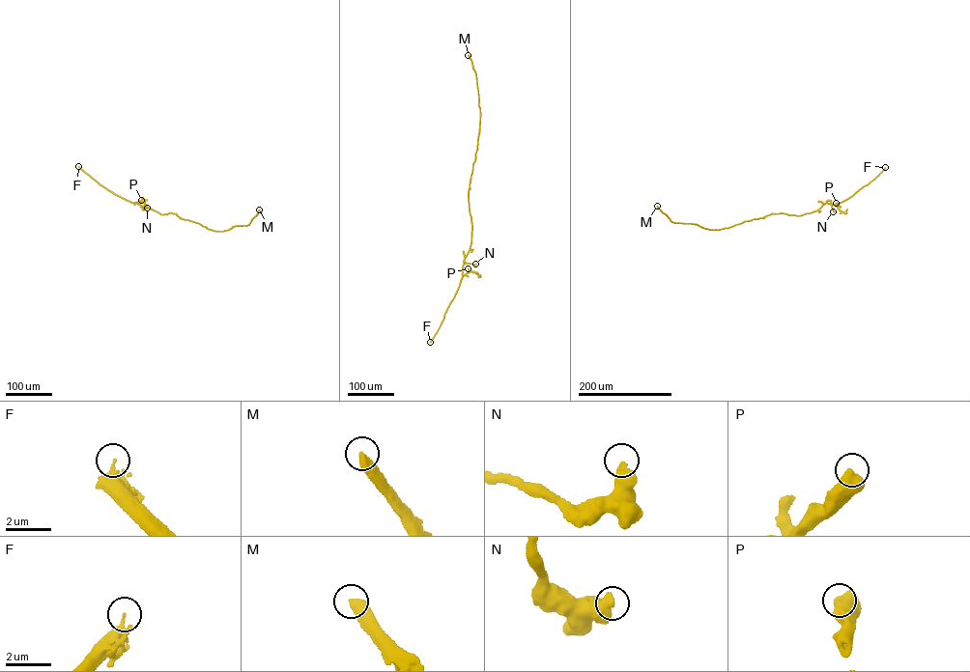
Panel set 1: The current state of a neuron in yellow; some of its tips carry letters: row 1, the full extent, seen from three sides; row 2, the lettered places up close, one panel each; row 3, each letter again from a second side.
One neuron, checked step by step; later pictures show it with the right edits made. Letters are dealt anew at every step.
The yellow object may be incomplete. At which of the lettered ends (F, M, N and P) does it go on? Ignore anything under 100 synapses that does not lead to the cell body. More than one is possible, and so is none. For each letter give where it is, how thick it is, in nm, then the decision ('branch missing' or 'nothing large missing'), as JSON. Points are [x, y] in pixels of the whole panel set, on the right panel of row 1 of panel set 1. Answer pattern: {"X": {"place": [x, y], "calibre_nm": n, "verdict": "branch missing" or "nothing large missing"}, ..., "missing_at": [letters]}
{"F": {"place": [885, 167], "calibre_nm": 240, "verdict": "nothing large missing"}, "M": {"place": [657, 206], "calibre_nm": 480, "verdict": "branch missing"}, "N": {"place": [833, 211], "calibre_nm": 480, "verdict": "nothing large missing"}, "P": {"place": [836, 203], "calibre_nm": 600, "verdict": "nothing large missing"}, "missing_at": ["M"]}

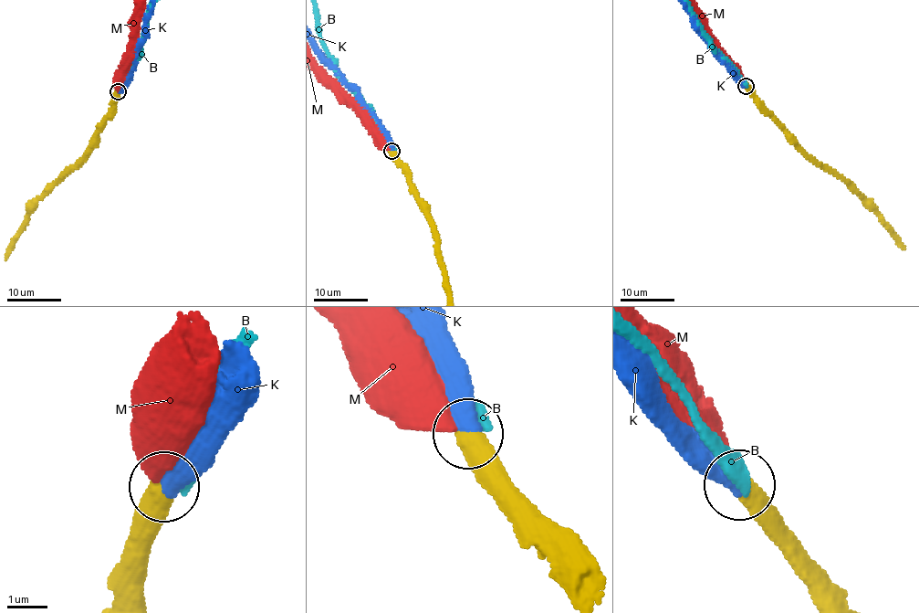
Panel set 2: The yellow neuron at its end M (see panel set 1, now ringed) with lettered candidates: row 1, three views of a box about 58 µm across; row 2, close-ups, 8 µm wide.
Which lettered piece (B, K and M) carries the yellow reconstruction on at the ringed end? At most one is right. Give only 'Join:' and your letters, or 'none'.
Join: K

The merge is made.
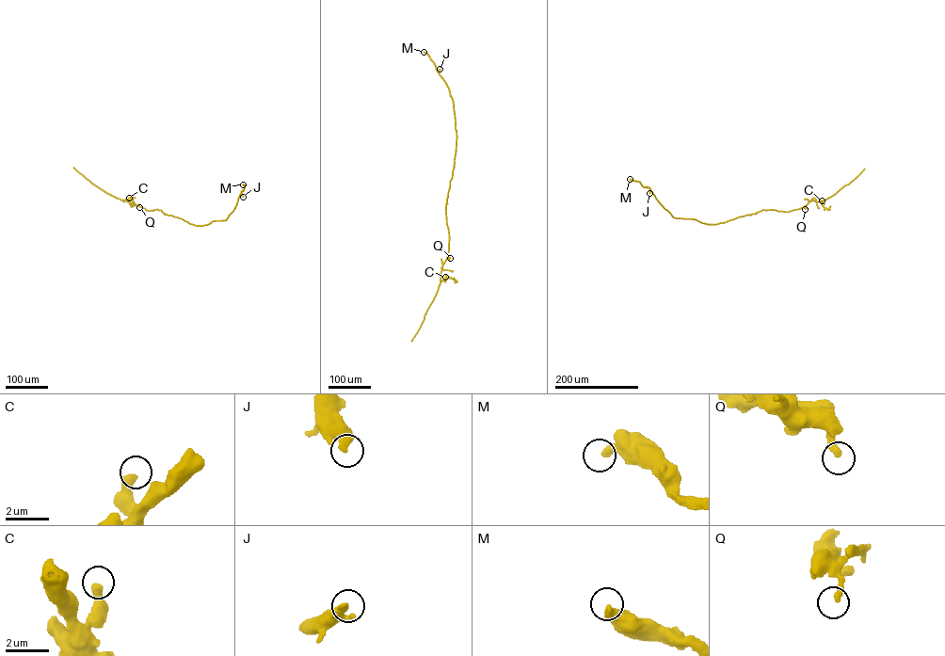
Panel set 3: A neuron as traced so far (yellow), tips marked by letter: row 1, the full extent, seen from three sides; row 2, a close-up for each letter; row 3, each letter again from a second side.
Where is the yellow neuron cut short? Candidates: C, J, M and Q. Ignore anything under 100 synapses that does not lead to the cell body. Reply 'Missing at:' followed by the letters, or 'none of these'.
Missing at: none of these

